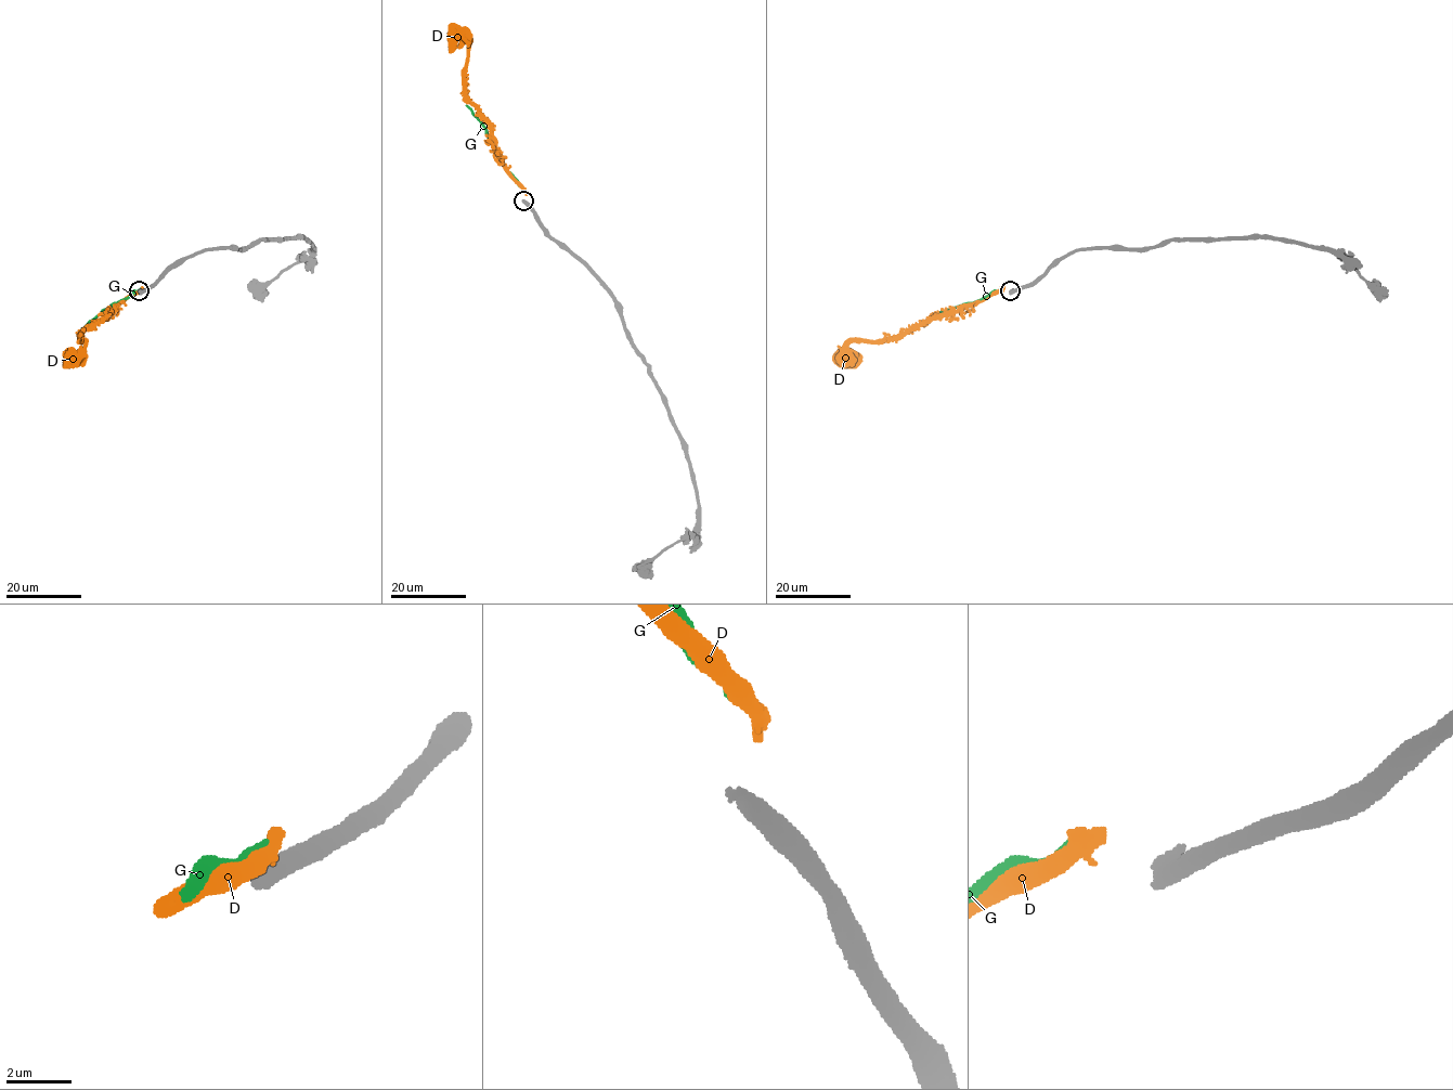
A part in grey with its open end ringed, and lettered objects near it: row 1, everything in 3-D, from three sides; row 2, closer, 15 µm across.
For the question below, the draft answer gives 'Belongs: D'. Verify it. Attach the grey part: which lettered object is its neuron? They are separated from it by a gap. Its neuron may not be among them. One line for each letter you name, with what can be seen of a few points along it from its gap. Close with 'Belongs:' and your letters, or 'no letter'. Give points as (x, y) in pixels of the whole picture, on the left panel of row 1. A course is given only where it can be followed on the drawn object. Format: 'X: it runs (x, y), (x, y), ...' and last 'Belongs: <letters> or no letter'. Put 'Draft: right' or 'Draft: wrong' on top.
Draft: right
D: it runs (141, 288), (92, 323), (81, 335), (80, 339), (86, 345), (69, 359)
Belongs: D

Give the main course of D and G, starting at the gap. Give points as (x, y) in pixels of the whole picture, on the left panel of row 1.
D: (141, 288), (92, 323), (81, 335), (80, 339), (86, 345), (69, 359)
G: (140, 288), (103, 309), (81, 328)

